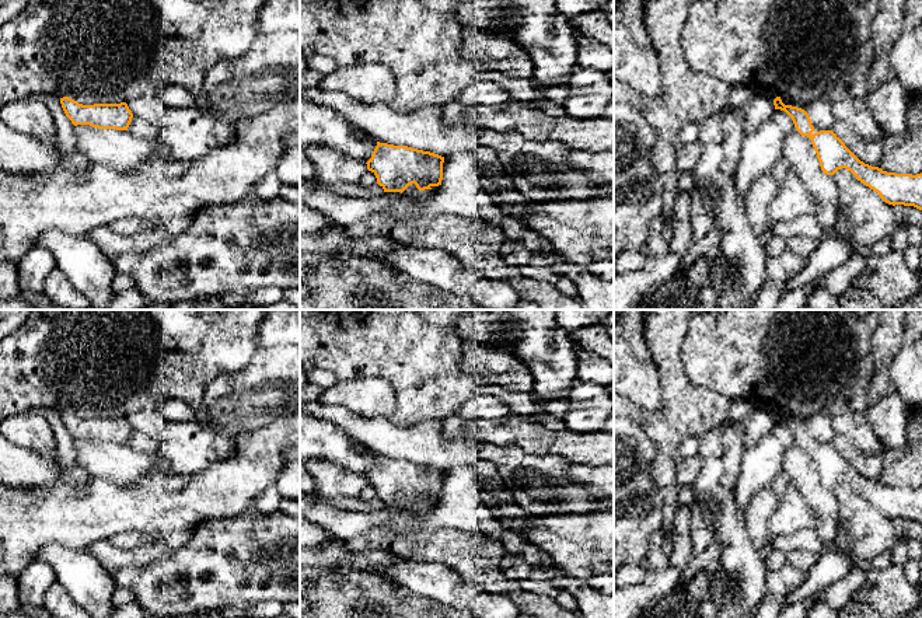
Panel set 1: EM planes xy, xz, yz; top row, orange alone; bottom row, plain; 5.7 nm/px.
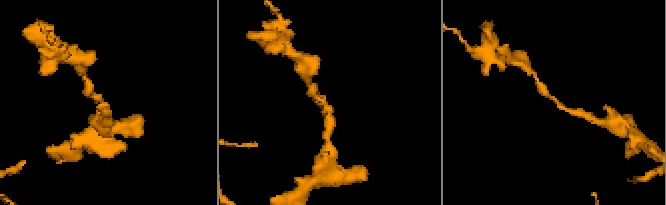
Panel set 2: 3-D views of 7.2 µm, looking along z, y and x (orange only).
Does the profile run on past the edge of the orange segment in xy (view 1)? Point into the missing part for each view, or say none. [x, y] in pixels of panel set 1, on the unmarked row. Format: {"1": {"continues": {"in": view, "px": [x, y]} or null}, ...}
{"1": {"continues": null}}

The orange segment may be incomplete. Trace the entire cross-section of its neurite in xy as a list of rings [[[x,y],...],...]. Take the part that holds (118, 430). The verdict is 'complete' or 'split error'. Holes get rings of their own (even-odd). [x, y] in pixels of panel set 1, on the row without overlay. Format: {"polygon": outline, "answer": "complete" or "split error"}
{"polygon": [[[63,411],[60,418],[74,440],[90,439],[98,443],[128,444],[133,432],[126,416],[83,419],[69,411]]], "answer": "complete"}

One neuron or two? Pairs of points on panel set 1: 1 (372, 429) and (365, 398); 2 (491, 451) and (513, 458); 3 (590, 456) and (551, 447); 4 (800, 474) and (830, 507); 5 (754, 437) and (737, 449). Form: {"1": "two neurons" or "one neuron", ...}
{"1": "two neurons", "2": "one neuron", "3": "one neuron", "4": "one neuron", "5": "two neurons"}

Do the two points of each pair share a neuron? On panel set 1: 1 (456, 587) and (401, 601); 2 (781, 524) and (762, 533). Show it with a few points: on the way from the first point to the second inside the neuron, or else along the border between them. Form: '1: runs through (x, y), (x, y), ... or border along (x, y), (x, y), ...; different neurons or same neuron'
1: border along (393, 580), (414, 593), (442, 603); different neurons
2: border along (779, 499), (769, 519), (769, 536); different neurons

